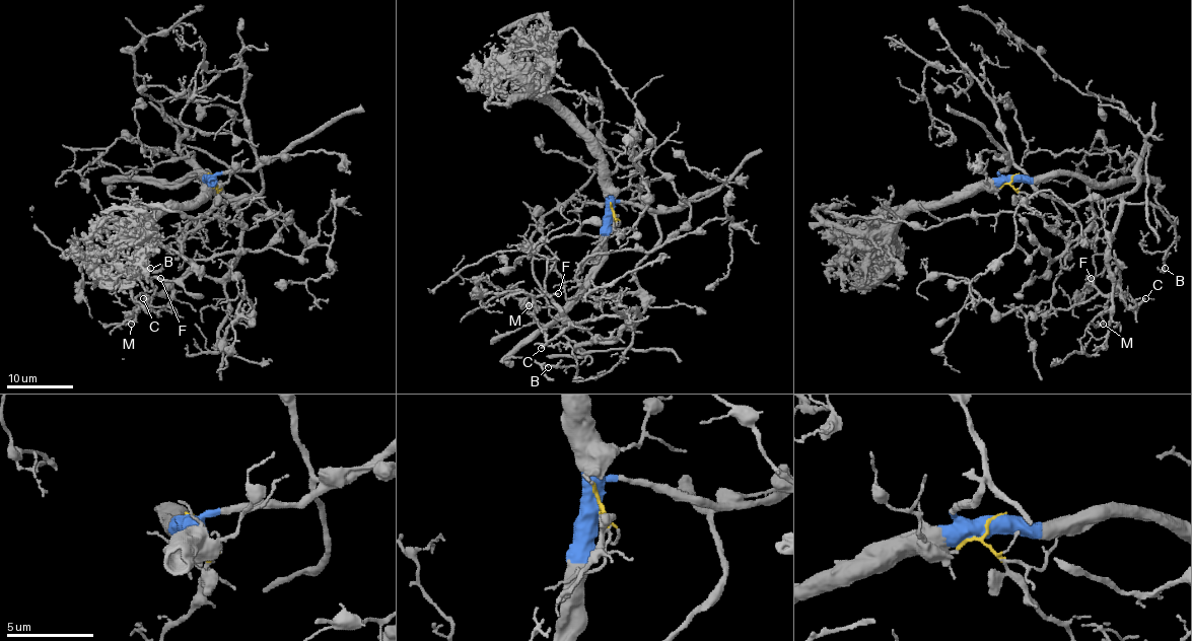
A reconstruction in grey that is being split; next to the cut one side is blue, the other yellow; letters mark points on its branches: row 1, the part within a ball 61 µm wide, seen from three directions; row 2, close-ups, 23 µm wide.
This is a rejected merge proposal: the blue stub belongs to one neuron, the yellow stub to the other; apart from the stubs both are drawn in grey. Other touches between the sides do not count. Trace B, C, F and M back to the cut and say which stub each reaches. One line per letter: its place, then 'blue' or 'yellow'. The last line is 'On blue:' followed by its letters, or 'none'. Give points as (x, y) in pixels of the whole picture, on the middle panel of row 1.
B: (548, 367) | yellow
C: (541, 348) | yellow
F: (558, 293) | yellow
M: (529, 305) | yellow
On blue: none

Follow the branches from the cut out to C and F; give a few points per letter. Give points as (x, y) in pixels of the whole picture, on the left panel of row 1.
C: (213, 175), (216, 205), (180, 240), (242, 197), (234, 266), (221, 279), (188, 269), (156, 310), (142, 299)
F: (213, 175), (216, 205), (180, 240), (247, 199), (234, 266), (160, 279)

